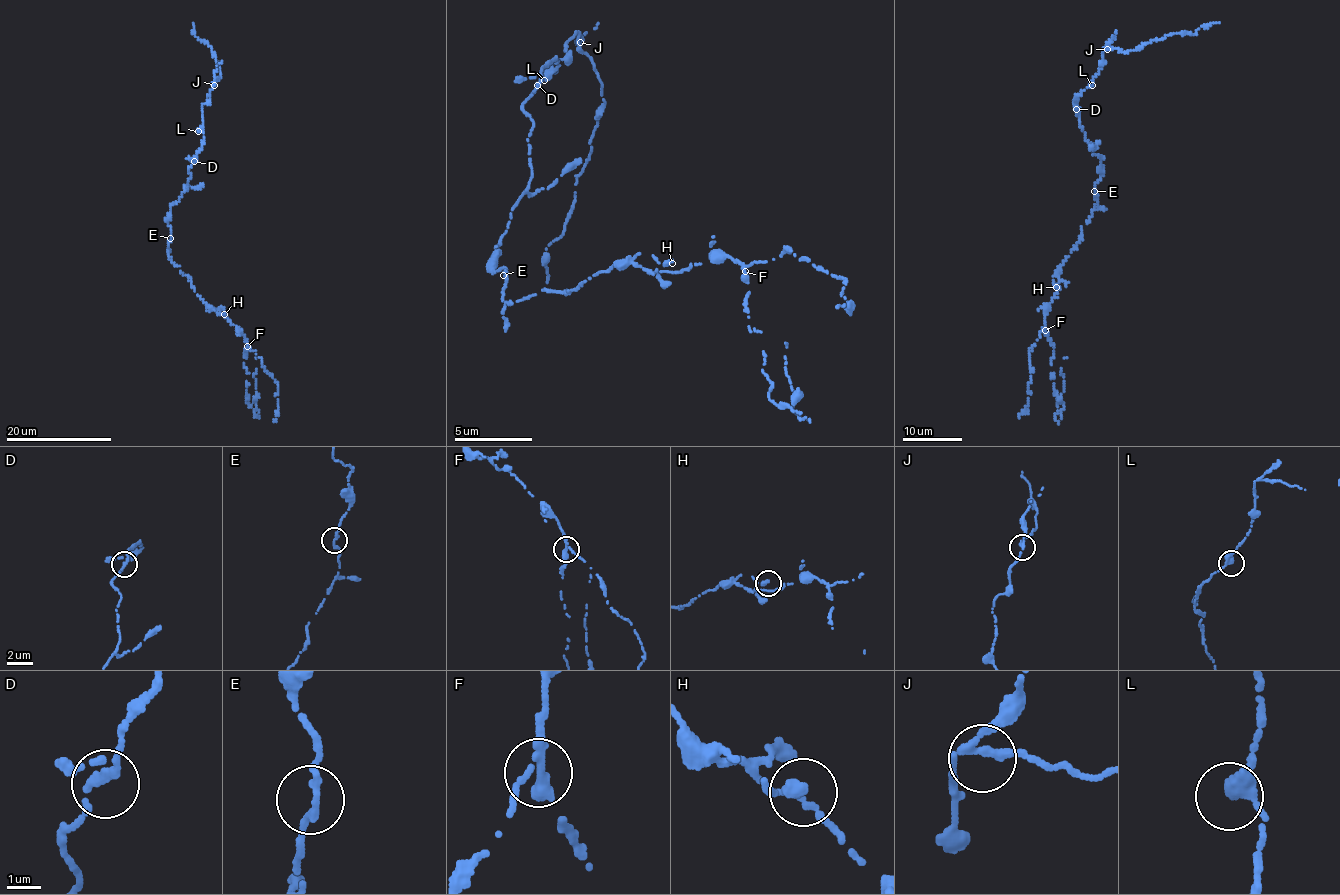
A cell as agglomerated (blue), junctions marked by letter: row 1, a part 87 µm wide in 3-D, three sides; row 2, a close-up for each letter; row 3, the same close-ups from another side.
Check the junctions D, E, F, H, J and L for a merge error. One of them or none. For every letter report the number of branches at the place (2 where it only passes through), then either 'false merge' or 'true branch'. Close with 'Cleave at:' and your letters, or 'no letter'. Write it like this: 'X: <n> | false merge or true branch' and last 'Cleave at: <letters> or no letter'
D: 3 | true branch
E: 2 | true branch
F: 2 | false merge
H: 2 | true branch
J: 3 | true branch
L: 3 | true branch
Cleave at: F

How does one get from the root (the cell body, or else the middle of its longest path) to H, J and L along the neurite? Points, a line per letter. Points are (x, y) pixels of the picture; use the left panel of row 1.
H: (172, 238), (169, 259), (189, 277), (194, 290), (210, 308), (224, 314)
J: (172, 238), (170, 209), (187, 189), (190, 178), (188, 168), (202, 146), (201, 109), (209, 99), (214, 85)
L: (172, 238), (170, 209), (187, 189), (190, 178), (188, 168), (202, 146), (203, 133), (198, 131)

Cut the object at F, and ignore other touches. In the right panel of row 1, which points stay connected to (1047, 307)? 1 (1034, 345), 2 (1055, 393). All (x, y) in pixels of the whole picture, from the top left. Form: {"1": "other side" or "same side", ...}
{"1": "same side", "2": "other side"}

